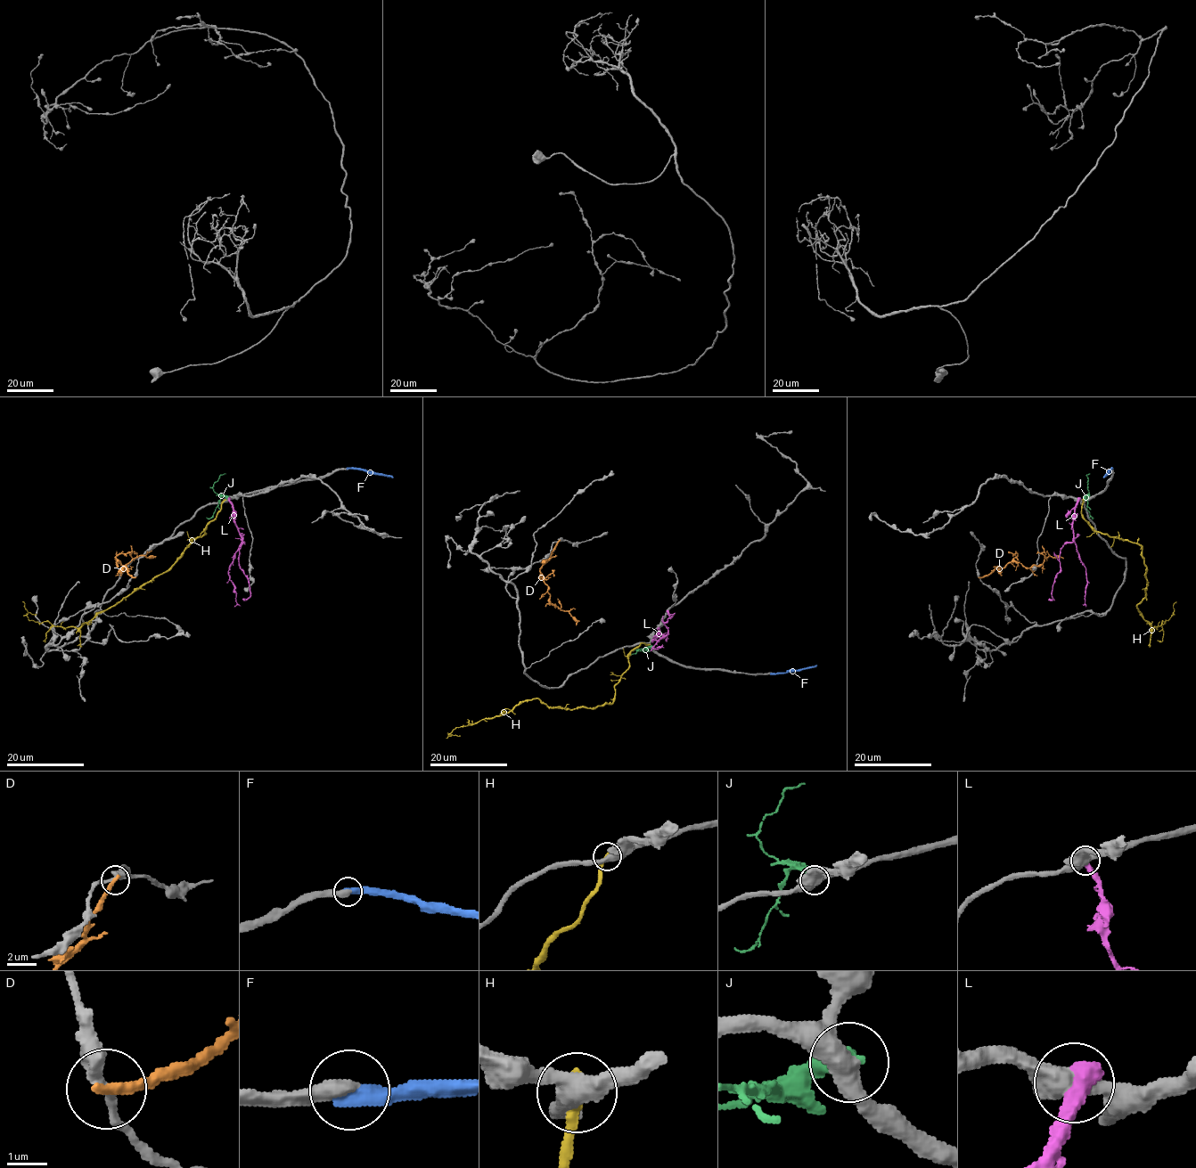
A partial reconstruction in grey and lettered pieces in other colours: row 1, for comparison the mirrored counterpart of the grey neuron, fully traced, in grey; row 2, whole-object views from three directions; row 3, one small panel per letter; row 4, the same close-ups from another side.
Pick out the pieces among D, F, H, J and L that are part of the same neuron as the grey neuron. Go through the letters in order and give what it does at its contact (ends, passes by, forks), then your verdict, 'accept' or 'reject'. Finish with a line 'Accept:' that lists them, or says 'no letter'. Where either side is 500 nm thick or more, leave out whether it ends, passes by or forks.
D: it ends; reject
F: accept
H: it ends; reject
J: reject
L: reject
Accept: F

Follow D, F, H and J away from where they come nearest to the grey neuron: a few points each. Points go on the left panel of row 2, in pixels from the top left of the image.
D: (135, 577), (117, 563), (124, 567), (134, 558), (143, 555), (151, 558)
F: (348, 469), (362, 469), (393, 477)
H: (223, 502), (205, 534), (191, 541), (166, 570), (79, 627), (29, 620), (22, 601)
J: (227, 500), (213, 489), (220, 476), (225, 473)

